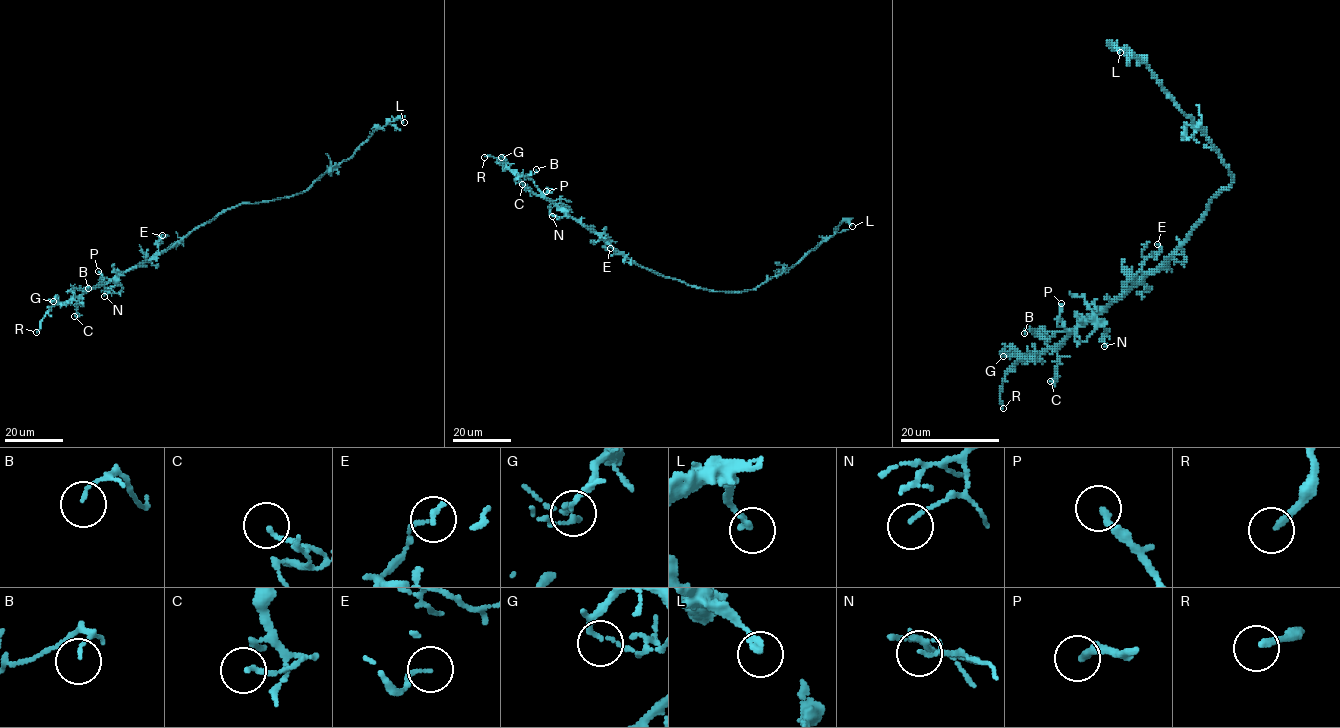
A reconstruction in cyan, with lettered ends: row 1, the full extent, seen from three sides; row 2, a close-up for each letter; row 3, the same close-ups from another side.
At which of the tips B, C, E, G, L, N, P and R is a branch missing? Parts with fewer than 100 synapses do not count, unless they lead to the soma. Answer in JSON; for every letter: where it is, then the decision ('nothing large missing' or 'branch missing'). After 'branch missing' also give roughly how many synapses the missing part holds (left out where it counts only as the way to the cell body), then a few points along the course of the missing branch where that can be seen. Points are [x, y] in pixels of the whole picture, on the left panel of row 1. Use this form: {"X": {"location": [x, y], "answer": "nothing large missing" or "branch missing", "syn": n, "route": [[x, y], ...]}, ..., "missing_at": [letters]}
{"B": {"location": [88, 288], "answer": "nothing large missing"}, "C": {"location": [74, 316], "answer": "nothing large missing"}, "E": {"location": [162, 235], "answer": "nothing large missing"}, "G": {"location": [53, 301], "answer": "nothing large missing"}, "L": {"location": [404, 122], "answer": "nothing large missing"}, "N": {"location": [104, 296], "answer": "nothing large missing"}, "P": {"location": [98, 271], "answer": "nothing large missing"}, "R": {"location": [36, 332], "answer": "branch missing"}, "missing_at": ["R"]}

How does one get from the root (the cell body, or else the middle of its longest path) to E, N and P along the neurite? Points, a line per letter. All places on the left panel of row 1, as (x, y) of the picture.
E: (213, 218), (154, 257), (159, 254), (157, 240), (162, 235)
N: (213, 218), (151, 259), (123, 271), (116, 278), (118, 283), (104, 296)
P: (213, 218), (151, 259), (95, 286), (104, 279), (98, 271)

